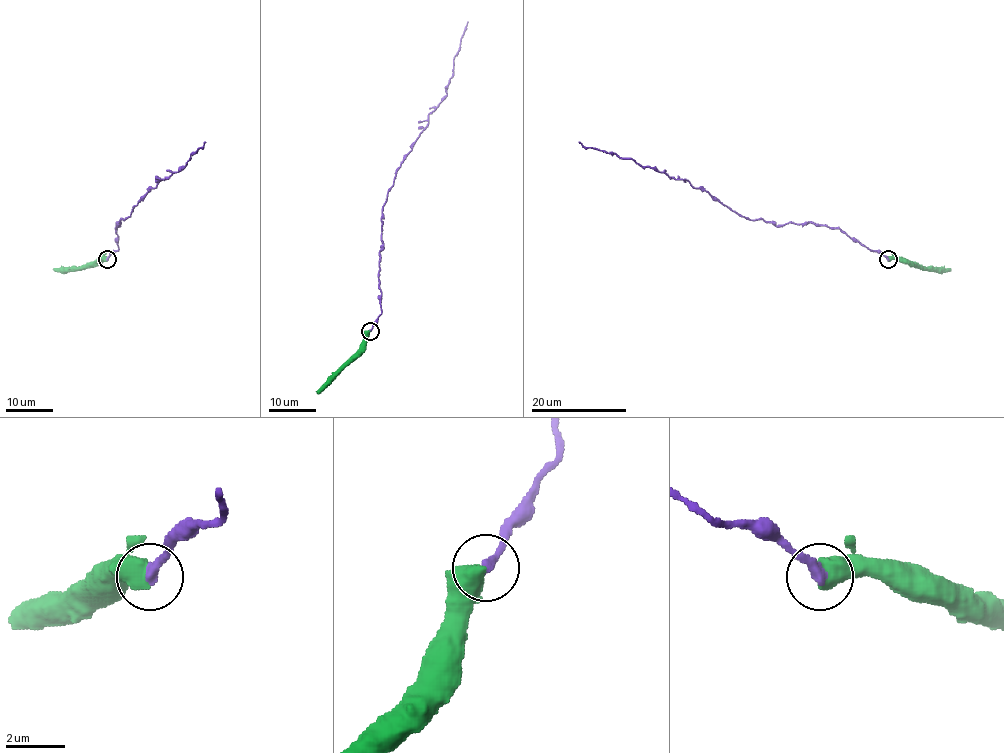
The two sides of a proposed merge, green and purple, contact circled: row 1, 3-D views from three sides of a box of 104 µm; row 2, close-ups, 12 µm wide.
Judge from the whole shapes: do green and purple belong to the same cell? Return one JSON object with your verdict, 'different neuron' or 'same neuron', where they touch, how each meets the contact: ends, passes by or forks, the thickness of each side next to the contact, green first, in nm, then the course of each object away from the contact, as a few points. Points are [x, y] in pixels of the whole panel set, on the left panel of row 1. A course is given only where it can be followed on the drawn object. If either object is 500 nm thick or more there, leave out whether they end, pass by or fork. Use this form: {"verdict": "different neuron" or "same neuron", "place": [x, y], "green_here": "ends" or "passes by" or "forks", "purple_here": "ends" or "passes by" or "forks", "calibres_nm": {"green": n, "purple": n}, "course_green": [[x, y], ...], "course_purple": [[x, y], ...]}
{"verdict": "different neuron", "place": [107, 259], "calibres_nm": {"green": 700, "purple": 340}, "course_green": [[106, 259], [55, 271]], "course_purple": [[107, 259], [118, 249], [117, 222], [118, 226], [130, 215], [160, 181], [183, 167], [206, 141]]}

